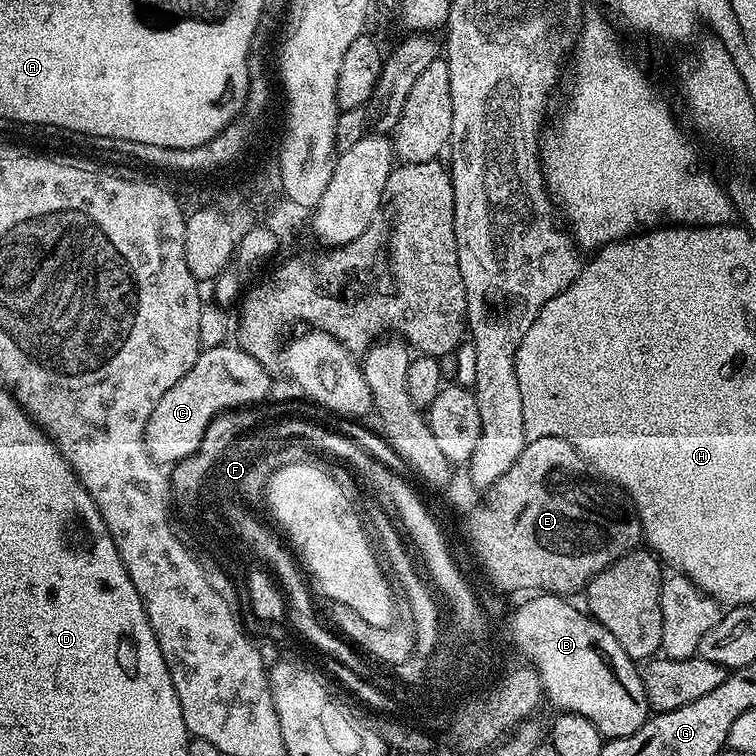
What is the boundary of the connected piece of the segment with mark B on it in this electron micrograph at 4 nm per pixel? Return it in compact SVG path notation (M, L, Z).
M536 594L512 616L512 640L521 652L523 659L540 672L541 686L550 702L560 712L573 712L590 722L605 738L615 738L634 734L650 715L644 683L640 677L641 669L637 661L631 660L618 646L618 638L610 634L597 620L593 620L587 611L575 608L565 597L559 594Z

